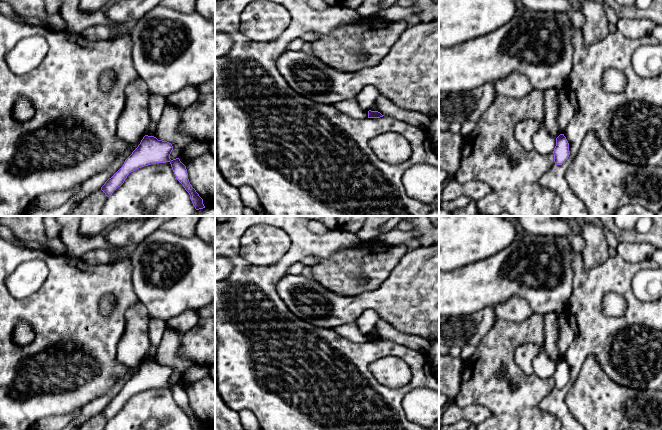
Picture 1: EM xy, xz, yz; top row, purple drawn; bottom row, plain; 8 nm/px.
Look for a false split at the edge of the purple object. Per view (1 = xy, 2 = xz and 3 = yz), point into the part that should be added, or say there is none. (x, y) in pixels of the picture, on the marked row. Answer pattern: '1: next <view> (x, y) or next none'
1: next none
2: next none
3: next none

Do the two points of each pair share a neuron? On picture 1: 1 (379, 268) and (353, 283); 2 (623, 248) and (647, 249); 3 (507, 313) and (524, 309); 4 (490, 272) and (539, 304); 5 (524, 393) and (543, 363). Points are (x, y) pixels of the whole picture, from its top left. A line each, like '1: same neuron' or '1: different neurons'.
1: same neuron
2: same neuron
3: same neuron
4: same neuron
5: different neurons

